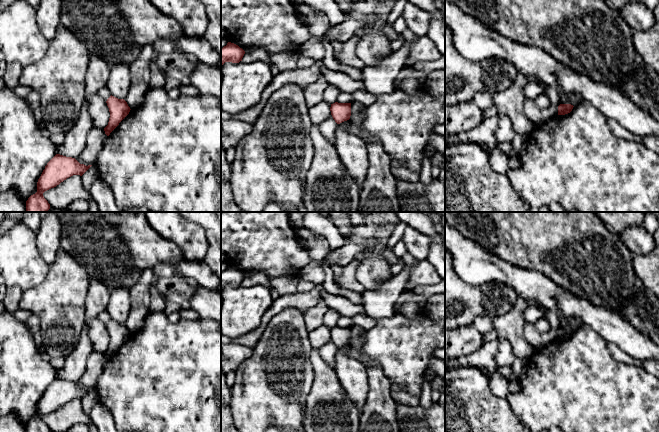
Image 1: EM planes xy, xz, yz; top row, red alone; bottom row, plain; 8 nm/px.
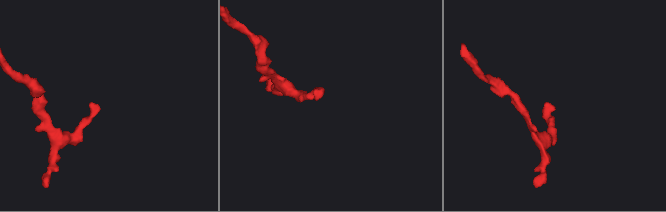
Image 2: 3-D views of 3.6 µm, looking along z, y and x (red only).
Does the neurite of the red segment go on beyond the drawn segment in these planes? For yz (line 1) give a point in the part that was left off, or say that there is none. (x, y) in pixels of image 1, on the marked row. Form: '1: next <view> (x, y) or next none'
1: next none

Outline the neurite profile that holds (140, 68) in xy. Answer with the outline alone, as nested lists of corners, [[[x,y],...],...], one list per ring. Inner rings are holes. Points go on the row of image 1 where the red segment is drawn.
[[[144,46],[139,56],[130,64],[131,84],[124,99],[130,109],[136,109],[144,102],[144,97],[149,89],[152,56],[152,47]]]

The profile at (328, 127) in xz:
[[[330,117],[323,121],[319,125],[319,129],[322,133],[322,135],[332,144],[335,146],[335,132],[337,129],[337,123],[333,119],[333,117]]]

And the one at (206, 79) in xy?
[[[196,62],[195,69],[189,76],[191,85],[203,97],[221,99],[221,69],[202,62]]]

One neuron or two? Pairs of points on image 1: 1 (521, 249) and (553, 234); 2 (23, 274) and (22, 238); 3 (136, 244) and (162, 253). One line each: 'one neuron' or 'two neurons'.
1: one neuron
2: one neuron
3: one neuron

